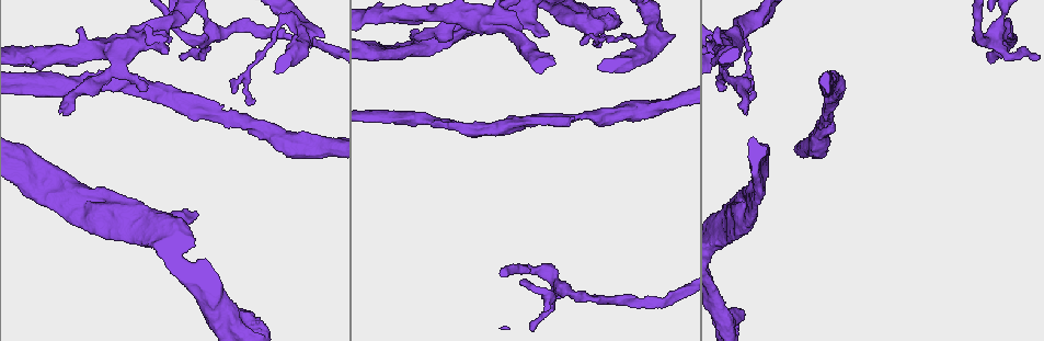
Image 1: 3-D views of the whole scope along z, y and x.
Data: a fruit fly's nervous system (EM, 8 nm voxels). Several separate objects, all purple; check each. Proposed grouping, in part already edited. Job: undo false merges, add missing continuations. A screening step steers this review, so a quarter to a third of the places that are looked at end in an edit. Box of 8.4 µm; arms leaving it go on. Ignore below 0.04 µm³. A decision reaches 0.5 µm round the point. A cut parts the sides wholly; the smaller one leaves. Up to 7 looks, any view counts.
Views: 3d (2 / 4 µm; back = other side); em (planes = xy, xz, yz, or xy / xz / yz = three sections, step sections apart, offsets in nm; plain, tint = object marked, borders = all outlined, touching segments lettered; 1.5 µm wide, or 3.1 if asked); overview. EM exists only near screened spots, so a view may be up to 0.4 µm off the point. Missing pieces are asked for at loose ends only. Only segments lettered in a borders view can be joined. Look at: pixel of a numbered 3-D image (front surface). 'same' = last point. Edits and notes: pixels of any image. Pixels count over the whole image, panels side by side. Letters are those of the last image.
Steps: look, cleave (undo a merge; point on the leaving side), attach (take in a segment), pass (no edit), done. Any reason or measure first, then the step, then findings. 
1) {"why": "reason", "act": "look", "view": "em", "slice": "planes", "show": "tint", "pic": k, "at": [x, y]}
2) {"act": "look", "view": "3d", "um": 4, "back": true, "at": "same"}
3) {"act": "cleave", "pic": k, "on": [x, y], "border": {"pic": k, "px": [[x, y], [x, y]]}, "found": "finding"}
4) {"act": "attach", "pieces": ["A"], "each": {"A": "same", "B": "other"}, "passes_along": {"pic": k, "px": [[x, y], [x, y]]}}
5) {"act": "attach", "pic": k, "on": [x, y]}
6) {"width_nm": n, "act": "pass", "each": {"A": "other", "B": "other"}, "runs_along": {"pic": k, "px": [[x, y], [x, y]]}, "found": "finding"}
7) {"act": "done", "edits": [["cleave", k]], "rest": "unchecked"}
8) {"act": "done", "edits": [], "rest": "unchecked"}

{"why": "branch point", "act": "look", "view": "em", "slice": "planes", "show": "borders", "pic": 1, "at": [298, 27]}

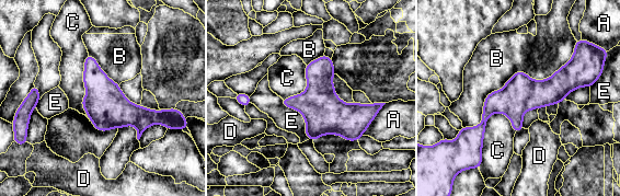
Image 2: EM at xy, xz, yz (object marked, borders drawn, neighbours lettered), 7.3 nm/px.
{"longest_contact_nm": ["B", 1050], "act": "pass", "each": {"A": "other", "B": "other", "C": "other", "D": "other", "E": "other"}, "border": {"pic": 2, "px": [[501, 112], [488, 120], [481, 162]]}, "found": "one neuron here"}

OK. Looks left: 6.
{"why": "free end", "act": "look", "view": "3d", "um": 2, "pic": 1, "at": [60, 112]}

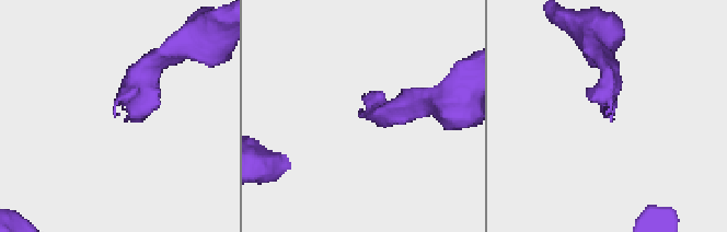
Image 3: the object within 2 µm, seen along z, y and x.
{"act": "look", "view": "em", "slice": "planes", "show": "borders", "pic": 3, "at": [113, 112]}

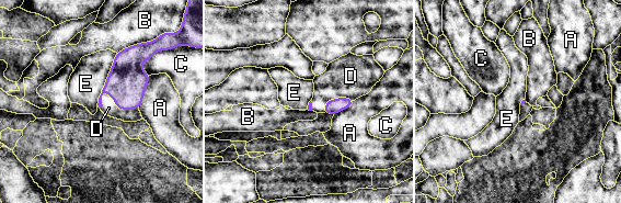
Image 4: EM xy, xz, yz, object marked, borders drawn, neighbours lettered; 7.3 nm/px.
{"act": "attach", "pieces": ["D"], "each": {"A": "other", "B": "other", "C": "other", "D": "same", "E": "other"}, "passes_along": {"pic": 4, "px": [[126, 82], [117, 106], [108, 108]]}, "found": "it goes on there"}

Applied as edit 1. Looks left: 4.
{"act": "done", "edits": [["attach", 4]], "rest": "unchecked"}

